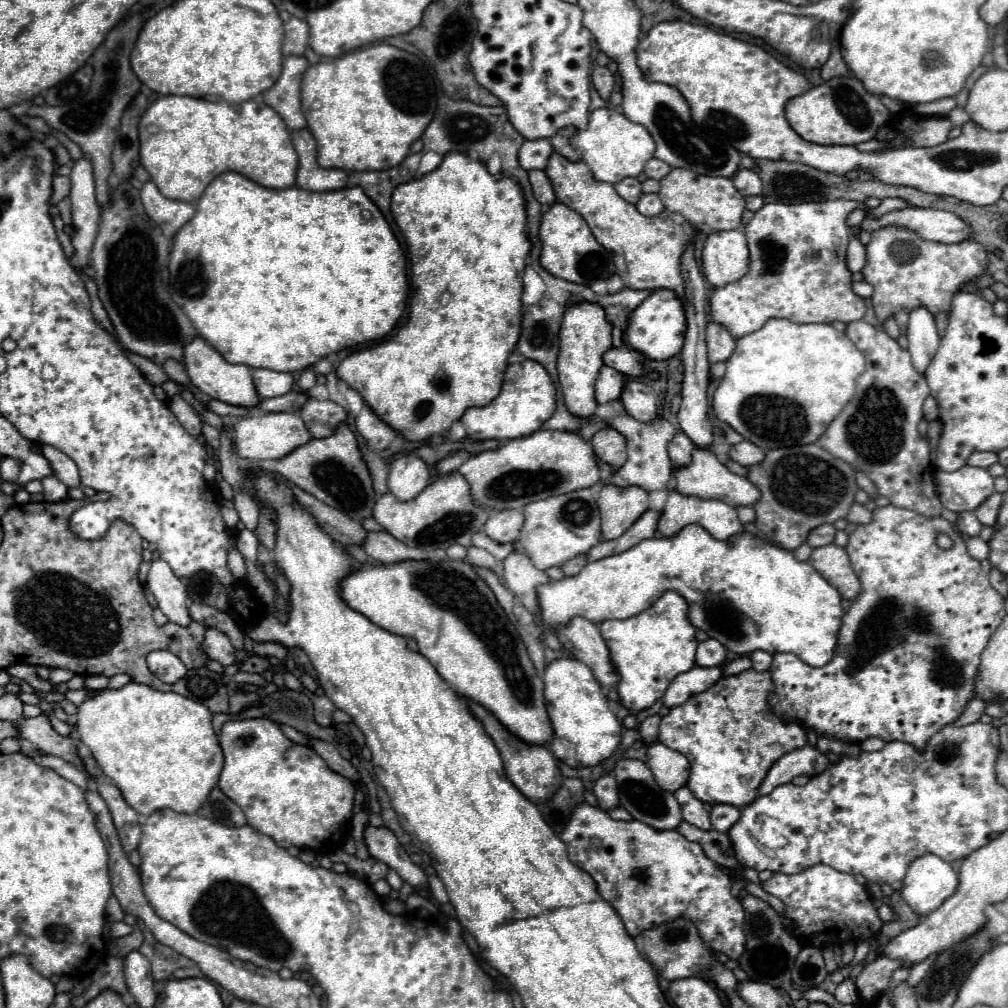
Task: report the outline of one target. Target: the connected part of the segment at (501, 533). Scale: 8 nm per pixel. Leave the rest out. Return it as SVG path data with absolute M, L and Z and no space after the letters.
M500 511L488 519L488 523L484 525L484 533L496 543L512 543L516 541L522 523L524 515L520 511Z

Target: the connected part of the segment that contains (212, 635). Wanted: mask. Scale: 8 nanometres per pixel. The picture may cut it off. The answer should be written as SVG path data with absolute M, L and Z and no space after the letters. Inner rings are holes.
M208 627L204 641L202 641L202 651L208 655L208 659L218 661L220 665L232 665L236 661L234 657L234 647L228 639L228 635L224 635L220 629Z

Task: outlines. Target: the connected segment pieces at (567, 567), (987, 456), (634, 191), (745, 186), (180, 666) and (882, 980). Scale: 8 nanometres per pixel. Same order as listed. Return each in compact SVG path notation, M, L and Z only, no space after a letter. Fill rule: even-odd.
M578 555L578 557L574 557L574 559L570 559L568 563L564 563L560 569L564 571L564 575L576 575L584 565L588 563L588 559L586 559L586 555Z
M972 453L970 459L968 459L968 465L974 465L974 467L990 467L996 461L998 461L998 455L996 453Z
M632 177L622 179L622 181L620 181L620 183L616 183L614 187L616 187L618 195L620 195L622 199L626 199L628 203L636 203L636 201L640 199L640 195L642 195L640 181L638 181L638 179L632 179Z
M740 169L732 177L732 181L742 195L760 195L762 193L762 181L760 181L758 173L752 169Z
M152 651L146 661L150 671L164 683L172 685L186 675L186 665L170 651Z
M880 955L876 961L868 963L864 967L864 971L856 977L856 987L858 987L858 993L860 993L862 1001L874 1003L876 997L870 997L870 995L882 995L888 989L888 983L890 983L892 973L900 965L902 965L900 961L888 959L884 955Z

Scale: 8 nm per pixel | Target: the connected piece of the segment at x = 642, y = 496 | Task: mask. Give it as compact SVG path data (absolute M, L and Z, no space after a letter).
M606 485L600 489L600 495L598 495L598 509L602 511L602 539L606 541L612 541L612 539L618 539L646 509L648 509L648 493L640 487L612 487L612 485Z

